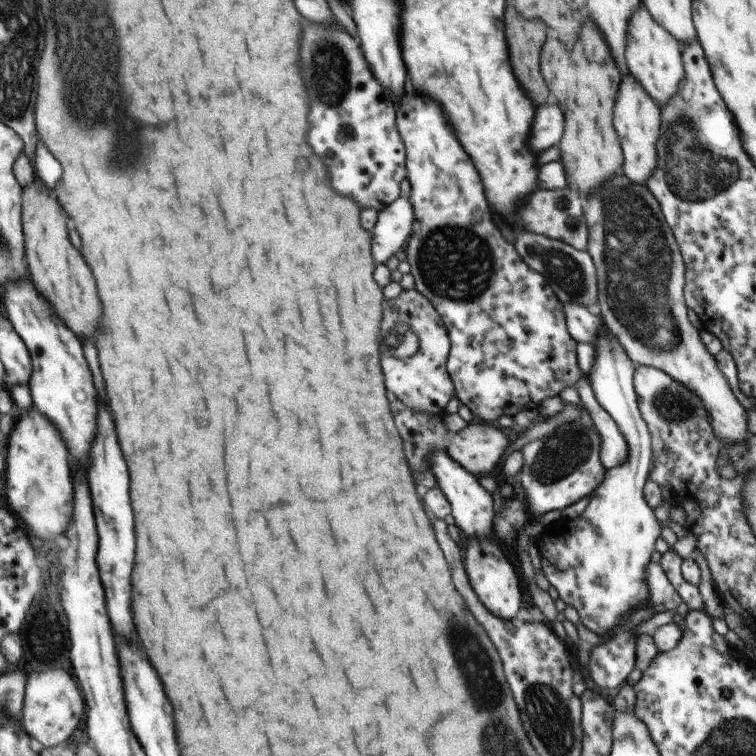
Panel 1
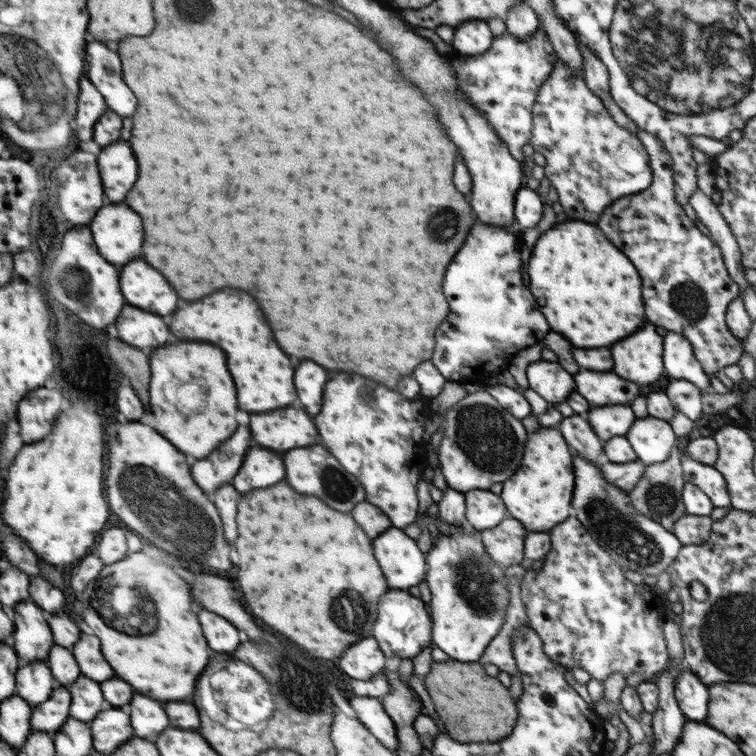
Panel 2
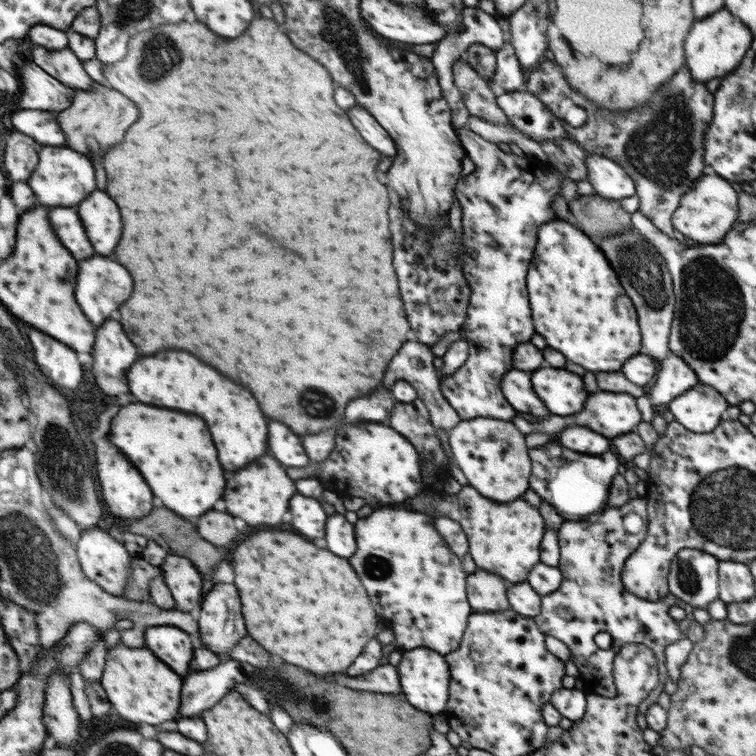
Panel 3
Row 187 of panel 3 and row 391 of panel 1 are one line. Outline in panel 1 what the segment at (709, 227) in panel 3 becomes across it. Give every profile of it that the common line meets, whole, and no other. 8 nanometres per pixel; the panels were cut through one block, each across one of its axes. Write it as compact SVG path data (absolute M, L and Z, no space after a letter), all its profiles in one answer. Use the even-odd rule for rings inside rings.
M622 174L615 175L608 181L608 186L604 184L602 188L604 190L600 190L600 194L596 192L588 196L584 212L590 228L588 254L594 258L598 272L600 310L596 311L632 363L664 371L699 396L710 414L716 435L724 445L740 441L746 443L750 436L747 412L734 398L726 378L716 366L714 356L708 354L697 329L688 320L682 292L684 262L658 200L650 194L646 185L638 186ZM618 232L624 232L628 240L618 238ZM608 238L614 246L606 246ZM616 244L624 244L626 248L632 248L632 252L616 252ZM634 248L638 252L634 252Z

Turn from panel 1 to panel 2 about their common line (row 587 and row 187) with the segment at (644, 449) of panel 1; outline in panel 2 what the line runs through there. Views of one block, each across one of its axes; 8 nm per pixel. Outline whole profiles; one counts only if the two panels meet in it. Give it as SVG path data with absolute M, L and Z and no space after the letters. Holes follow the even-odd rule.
M562 59L556 63L551 78L540 86L538 98L532 111L534 138L530 146L534 152L546 158L545 177L550 180L553 200L562 204L562 212L570 220L588 220L596 222L608 206L626 196L646 191L654 182L654 172L646 148L635 133L616 124L603 99L587 87L587 81L568 68Z

